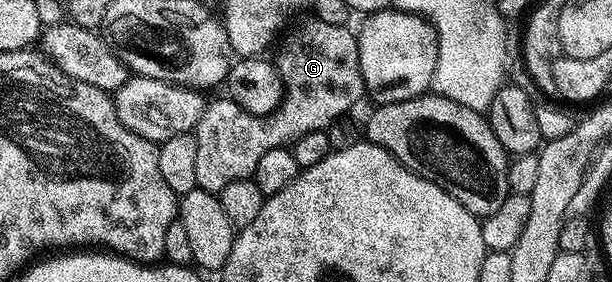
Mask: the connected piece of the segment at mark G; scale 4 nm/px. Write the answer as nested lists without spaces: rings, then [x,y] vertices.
[[[311,20],[298,30],[291,30],[284,35],[285,43],[275,57],[283,87],[283,97],[275,112],[255,116],[228,96],[206,105],[195,131],[198,190],[220,195],[227,184],[252,178],[255,164],[259,164],[259,159],[271,152],[271,148],[289,148],[307,133],[328,131],[336,118],[343,117],[361,97],[366,97],[357,34],[351,32],[348,25]]]

